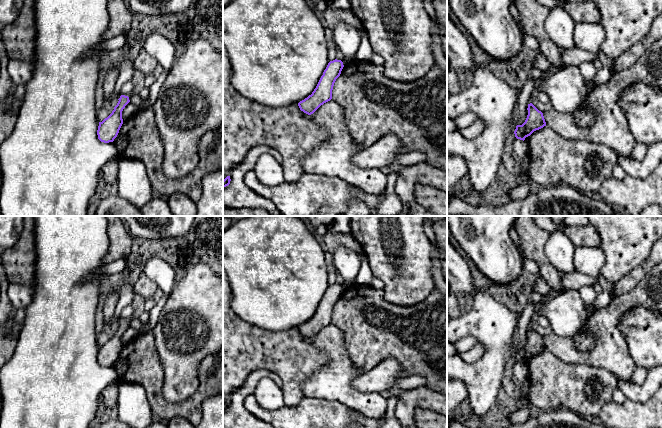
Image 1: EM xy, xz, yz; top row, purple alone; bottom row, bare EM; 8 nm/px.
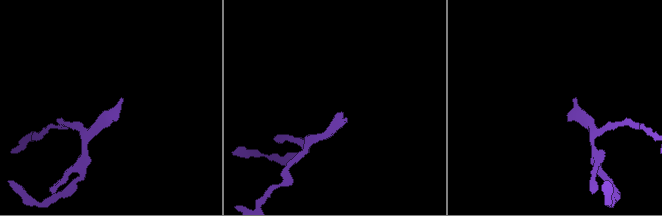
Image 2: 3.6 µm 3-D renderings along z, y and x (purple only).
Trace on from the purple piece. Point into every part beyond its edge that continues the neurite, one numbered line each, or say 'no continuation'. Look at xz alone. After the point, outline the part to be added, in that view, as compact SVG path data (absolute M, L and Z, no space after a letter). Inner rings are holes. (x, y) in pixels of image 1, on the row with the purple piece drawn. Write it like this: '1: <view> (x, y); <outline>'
no continuation

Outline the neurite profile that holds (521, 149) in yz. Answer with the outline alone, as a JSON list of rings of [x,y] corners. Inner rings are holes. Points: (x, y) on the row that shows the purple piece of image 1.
[[[515,139],[514,141],[514,154],[520,159],[525,159],[530,157],[530,148],[529,145],[520,139]]]

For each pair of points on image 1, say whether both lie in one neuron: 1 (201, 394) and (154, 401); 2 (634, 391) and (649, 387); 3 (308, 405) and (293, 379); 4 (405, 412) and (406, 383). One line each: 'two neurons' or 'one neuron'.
1: one neuron
2: one neuron
3: two neurons
4: two neurons

